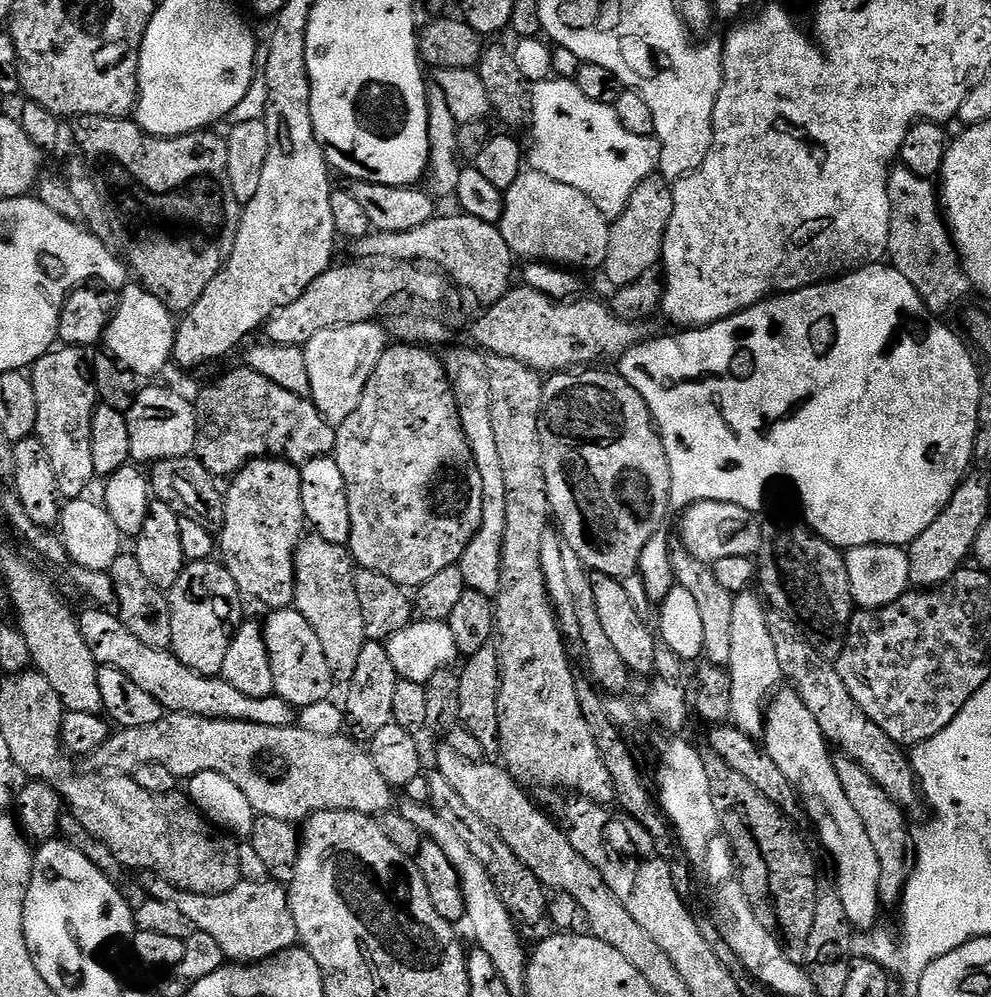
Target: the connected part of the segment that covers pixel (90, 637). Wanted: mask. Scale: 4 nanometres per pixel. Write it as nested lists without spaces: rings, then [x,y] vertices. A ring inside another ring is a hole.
[[[88,606],[84,613],[79,613],[78,619],[82,638],[86,638],[86,646],[90,646],[90,654],[94,654],[97,665],[122,670],[130,682],[135,682],[142,690],[146,690],[146,694],[150,694],[150,698],[160,703],[165,713],[181,712],[211,720],[237,720],[279,728],[291,728],[297,723],[297,709],[282,697],[273,694],[266,698],[250,698],[250,694],[242,694],[242,690],[230,686],[230,682],[220,676],[196,673],[183,665],[171,650],[155,649],[134,638],[115,611]]]

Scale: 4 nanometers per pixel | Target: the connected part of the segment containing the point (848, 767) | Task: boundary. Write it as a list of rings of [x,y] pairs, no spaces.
[[[843,754],[835,757],[838,770],[838,782],[842,782],[842,791],[846,799],[854,805],[854,811],[858,813],[858,819],[862,821],[862,827],[866,829],[866,835],[870,837],[871,844],[878,854],[878,866],[882,866],[882,882],[880,883],[880,895],[885,905],[895,905],[903,897],[904,887],[912,873],[914,852],[910,847],[910,827],[905,809],[894,801],[866,774],[866,770],[857,760],[852,760]]]

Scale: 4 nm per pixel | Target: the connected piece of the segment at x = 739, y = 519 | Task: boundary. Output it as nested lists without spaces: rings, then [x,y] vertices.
[[[698,500],[683,509],[684,522],[680,530],[683,547],[702,562],[714,565],[718,558],[735,556],[755,557],[764,541],[765,525],[760,525],[760,516],[730,502]]]

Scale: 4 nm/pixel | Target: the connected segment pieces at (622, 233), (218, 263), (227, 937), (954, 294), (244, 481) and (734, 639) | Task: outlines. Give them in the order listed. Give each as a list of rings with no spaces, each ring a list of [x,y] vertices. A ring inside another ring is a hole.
[[[653,174],[638,182],[638,190],[634,190],[634,194],[630,194],[630,202],[626,202],[626,210],[622,210],[622,214],[610,224],[610,250],[606,254],[602,275],[612,283],[613,289],[635,282],[646,274],[646,270],[661,263],[666,226],[673,214],[674,198],[669,181],[659,174]]]
[[[81,116],[75,121],[75,124],[76,144],[80,147],[79,155],[88,161],[104,193],[104,200],[108,203],[108,212],[112,215],[112,225],[118,241],[118,248],[126,261],[127,267],[130,269],[131,275],[135,279],[137,276],[140,279],[137,281],[142,287],[150,294],[154,294],[154,298],[158,298],[158,302],[162,302],[162,306],[166,306],[169,312],[183,314],[190,311],[194,306],[194,302],[198,302],[198,298],[202,298],[206,286],[210,286],[210,282],[214,282],[214,278],[224,269],[224,265],[228,263],[240,229],[242,205],[238,202],[238,198],[234,198],[234,190],[230,190],[230,174],[226,170],[227,139],[223,135],[215,136],[212,133],[215,131],[212,130],[188,132],[185,136],[151,136],[132,118]]]
[[[153,872],[143,873],[144,888],[151,899],[170,902],[194,922],[197,932],[210,934],[222,946],[222,954],[232,962],[259,964],[271,960],[287,948],[297,947],[294,914],[290,914],[288,889],[283,883],[267,880],[241,879],[234,890],[226,894],[194,894],[174,886],[166,878]]]
[[[896,166],[888,174],[888,189],[890,190],[890,242],[887,259],[891,267],[896,268],[898,274],[902,274],[902,278],[906,278],[910,286],[914,286],[914,290],[918,290],[925,306],[932,313],[944,314],[940,312],[948,312],[951,308],[958,307],[967,298],[968,292],[973,291],[973,287],[960,260],[960,251],[956,249],[952,233],[944,219],[937,185],[931,179],[914,174],[913,170]]]
[[[253,458],[227,484],[224,525],[218,533],[219,559],[228,568],[242,597],[257,600],[268,610],[293,607],[296,547],[306,535],[300,468],[285,460]]]
[[[749,590],[735,593],[734,614],[731,617],[731,653],[726,667],[731,683],[730,710],[732,715],[730,720],[735,727],[741,728],[747,736],[757,738],[763,737],[766,705],[773,693],[777,691],[778,685],[776,683],[782,680],[782,673],[778,666],[778,653],[774,650],[774,637],[770,634],[768,613],[769,609],[759,591]]]

